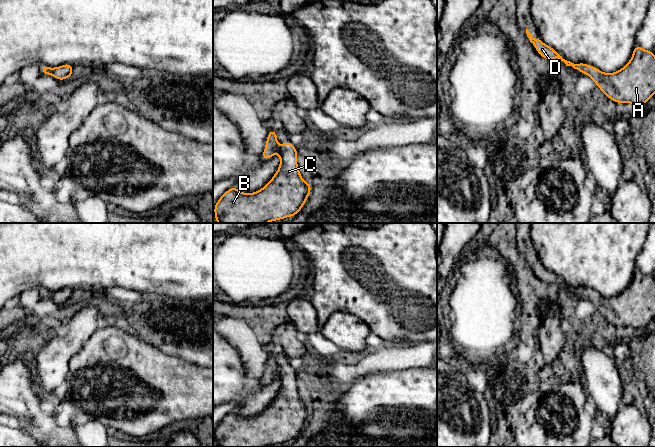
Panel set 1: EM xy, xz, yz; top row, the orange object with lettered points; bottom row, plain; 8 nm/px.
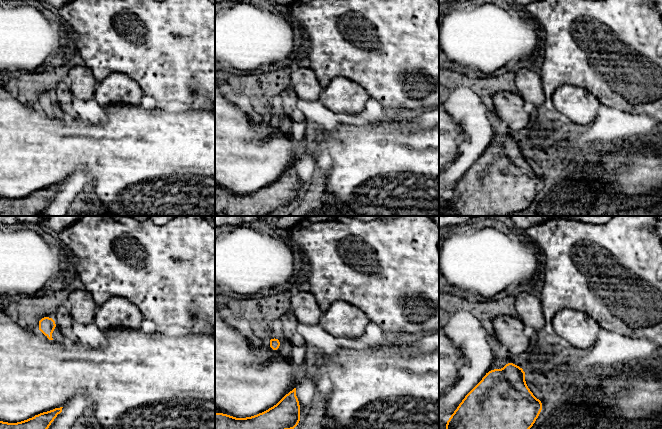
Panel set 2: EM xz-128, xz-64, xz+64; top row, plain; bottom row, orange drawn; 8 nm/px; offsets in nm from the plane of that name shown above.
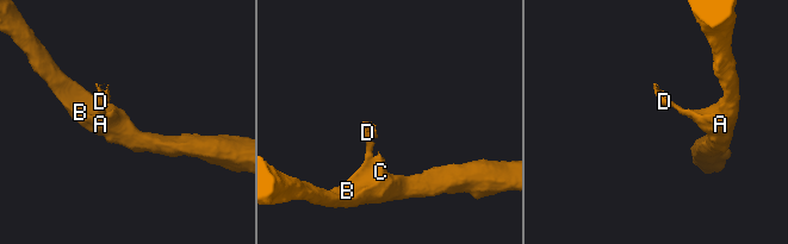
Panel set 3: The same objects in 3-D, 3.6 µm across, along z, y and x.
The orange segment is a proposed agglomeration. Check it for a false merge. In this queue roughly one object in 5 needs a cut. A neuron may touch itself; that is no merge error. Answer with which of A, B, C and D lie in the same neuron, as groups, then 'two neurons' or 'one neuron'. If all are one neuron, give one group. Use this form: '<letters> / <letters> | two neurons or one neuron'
A B C D | one neuron

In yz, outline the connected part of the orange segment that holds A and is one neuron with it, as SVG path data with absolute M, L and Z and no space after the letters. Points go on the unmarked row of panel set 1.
M526 252L526 258L539 279L547 284L557 282L566 290L588 298L609 323L616 327L644 329L655 317L655 278L635 269L631 284L619 295L603 297L586 287L574 288L567 285L552 271L544 268L538 261L534 263Z

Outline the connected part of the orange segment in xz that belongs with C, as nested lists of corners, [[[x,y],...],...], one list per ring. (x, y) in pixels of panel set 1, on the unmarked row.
[[[271,353],[261,382],[267,384],[276,376],[280,378],[280,390],[270,406],[262,413],[255,417],[241,417],[237,410],[233,410],[219,422],[214,429],[214,442],[218,447],[266,447],[294,441],[301,434],[311,417],[312,408],[302,403],[297,390],[298,374],[289,364],[278,370],[277,357]]]

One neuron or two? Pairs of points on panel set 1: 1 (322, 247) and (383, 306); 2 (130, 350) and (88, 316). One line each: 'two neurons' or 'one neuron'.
1: one neuron
2: two neurons

